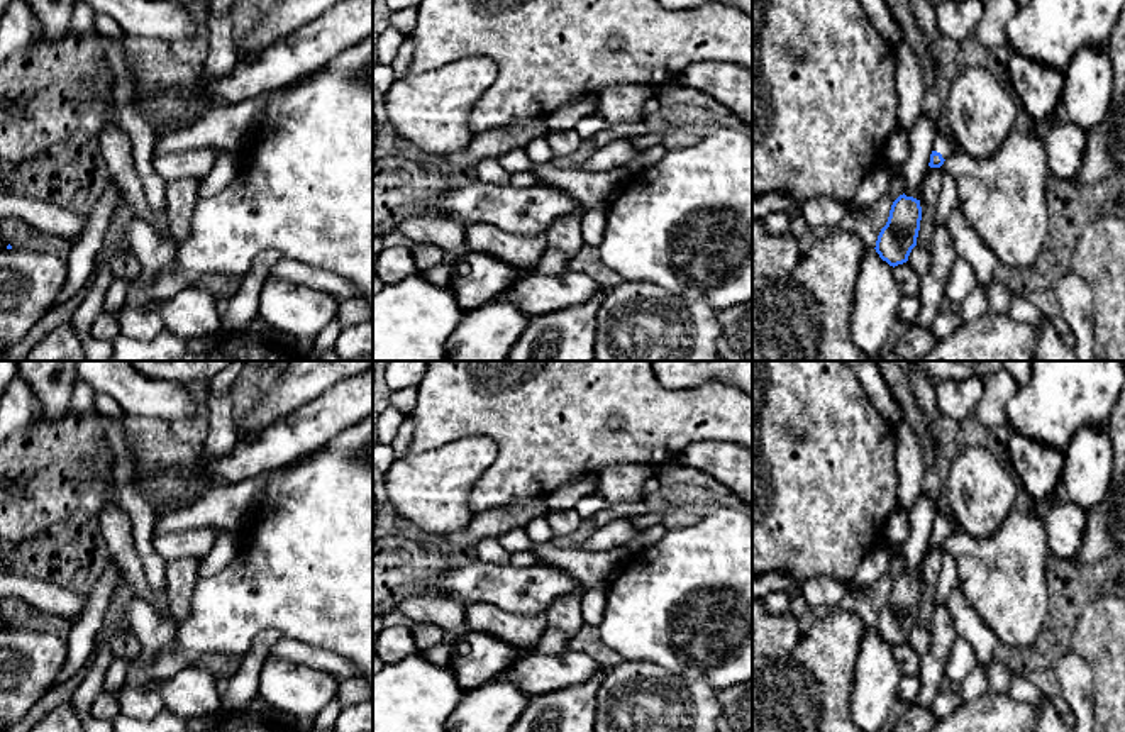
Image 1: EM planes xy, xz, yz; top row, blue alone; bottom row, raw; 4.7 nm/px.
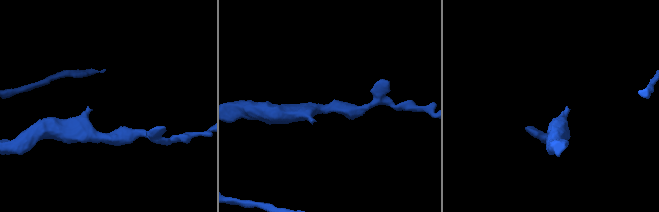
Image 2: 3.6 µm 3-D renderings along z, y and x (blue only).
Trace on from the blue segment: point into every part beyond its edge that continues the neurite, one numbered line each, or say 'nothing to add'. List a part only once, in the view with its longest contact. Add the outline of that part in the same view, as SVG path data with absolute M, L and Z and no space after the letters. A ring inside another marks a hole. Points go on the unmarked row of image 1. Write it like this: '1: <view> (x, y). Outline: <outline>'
1: yz (944, 524). Outline: M937 513L934 518L932 530L937 530L942 534L944 539L947 539L956 530L956 520L952 520L945 513Z

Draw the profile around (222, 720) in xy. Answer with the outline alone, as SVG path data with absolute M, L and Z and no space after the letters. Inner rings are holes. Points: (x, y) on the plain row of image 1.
M163 710L152 720L142 722L119 715L114 732L293 732L288 722L256 718L247 712L220 710L210 718L183 718Z

